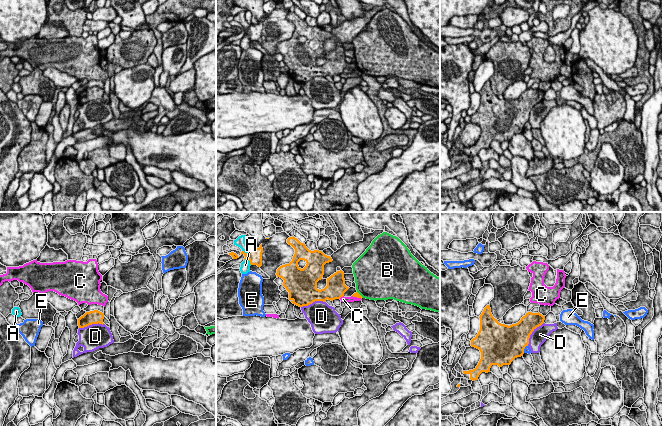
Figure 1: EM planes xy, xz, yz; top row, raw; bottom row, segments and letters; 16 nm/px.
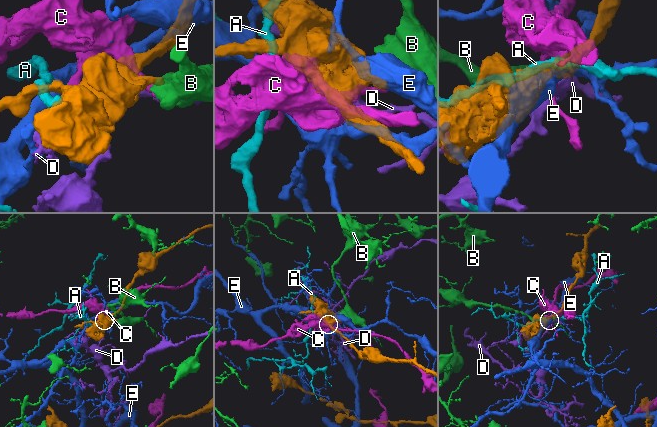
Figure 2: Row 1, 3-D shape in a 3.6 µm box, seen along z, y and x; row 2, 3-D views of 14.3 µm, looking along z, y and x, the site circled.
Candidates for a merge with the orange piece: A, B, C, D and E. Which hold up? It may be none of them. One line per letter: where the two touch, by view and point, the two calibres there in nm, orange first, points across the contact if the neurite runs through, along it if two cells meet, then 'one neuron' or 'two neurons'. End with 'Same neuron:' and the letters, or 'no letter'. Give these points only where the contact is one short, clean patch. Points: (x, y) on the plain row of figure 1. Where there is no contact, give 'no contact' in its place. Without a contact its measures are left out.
A: contact xz (249, 36); calibres 220 and 160 nm; two neurons
B: contact xz (359, 70); calibres 70 and 480 nm; border xz (357, 67), (363, 73); two neurons
C: contact xz (341, 72); calibres 320 and 100 nm; two neurons
D: contact yz (531, 109); calibres 420 and 240 nm; two neurons
E: contact yz (524, 124); calibres 500 and 100 nm; two neurons
Same neuron: no letter

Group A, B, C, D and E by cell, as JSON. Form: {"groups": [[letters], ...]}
{"groups": [["A"], ["B"], ["C"], ["D"], ["E"]]}

